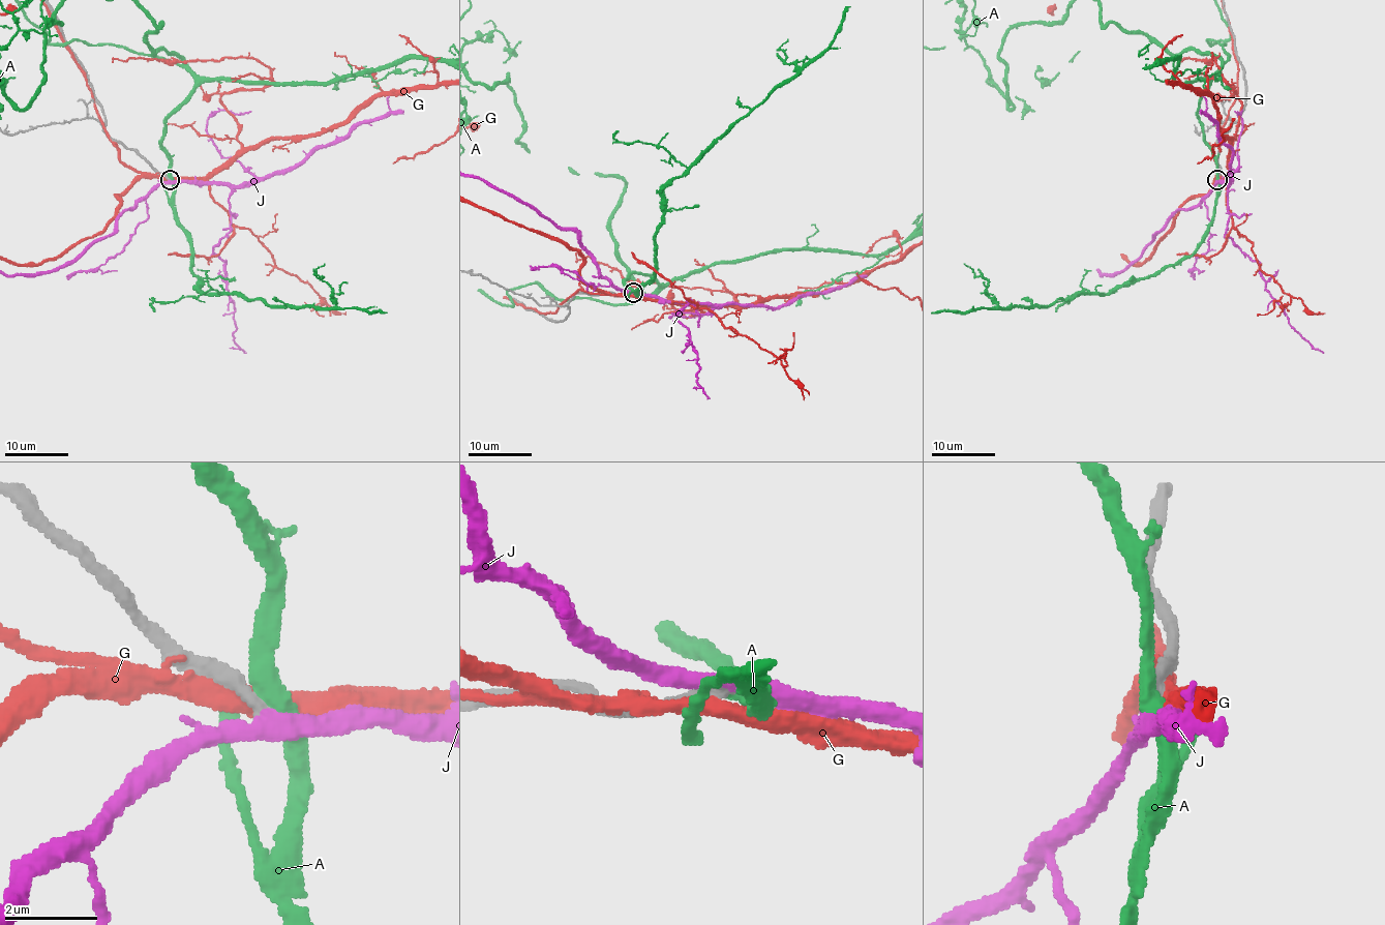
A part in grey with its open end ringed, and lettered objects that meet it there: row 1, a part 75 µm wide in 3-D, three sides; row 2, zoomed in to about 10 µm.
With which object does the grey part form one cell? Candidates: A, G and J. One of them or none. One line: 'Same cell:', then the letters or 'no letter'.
Same cell: J

